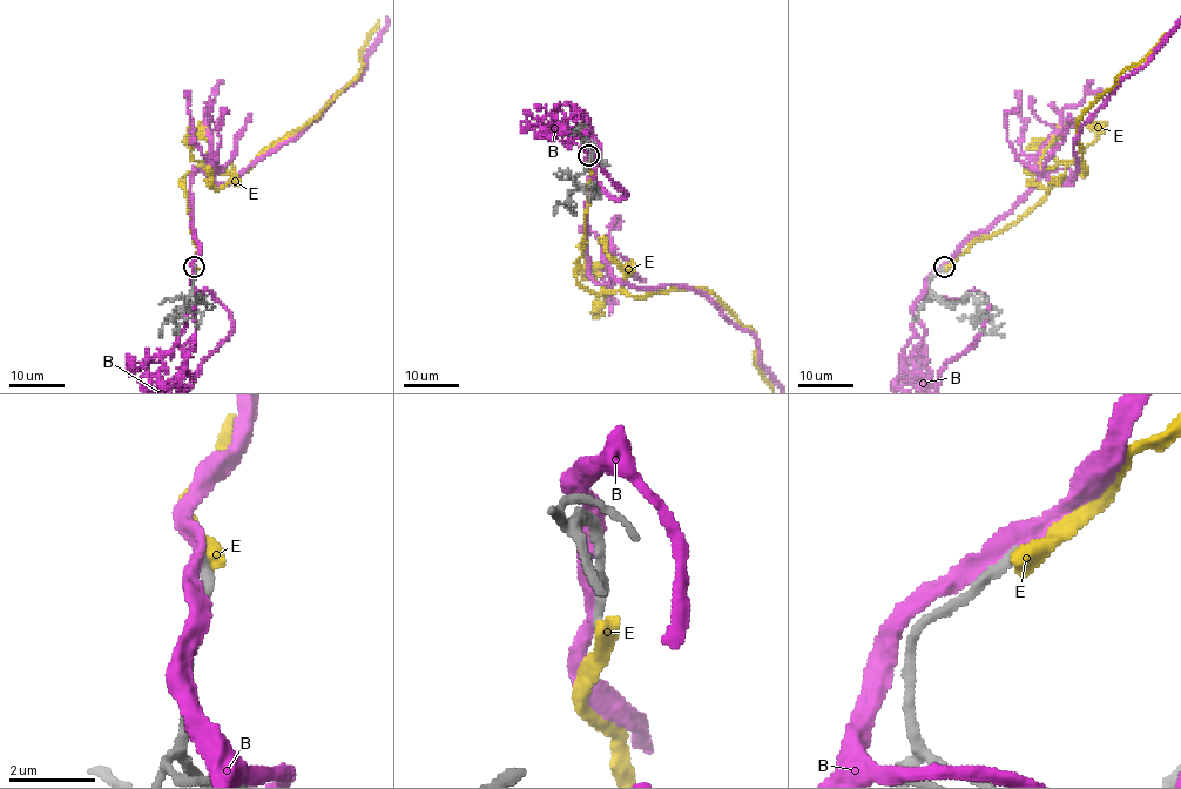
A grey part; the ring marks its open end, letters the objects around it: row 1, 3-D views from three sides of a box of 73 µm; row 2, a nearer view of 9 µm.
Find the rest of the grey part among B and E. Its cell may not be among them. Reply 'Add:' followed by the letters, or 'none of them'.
Add: none of them

